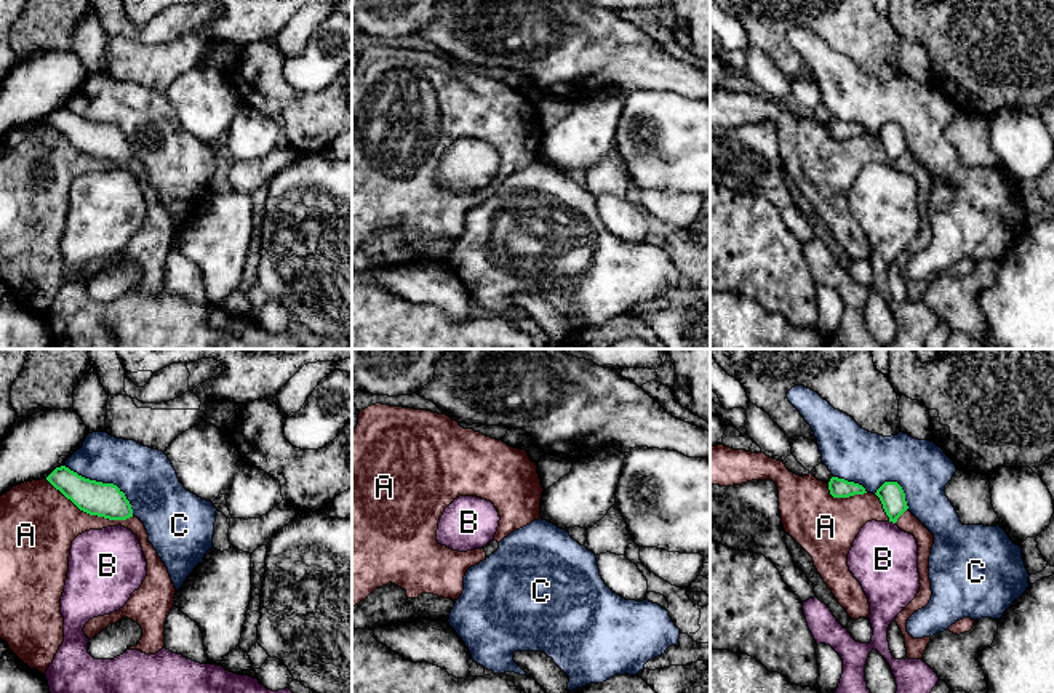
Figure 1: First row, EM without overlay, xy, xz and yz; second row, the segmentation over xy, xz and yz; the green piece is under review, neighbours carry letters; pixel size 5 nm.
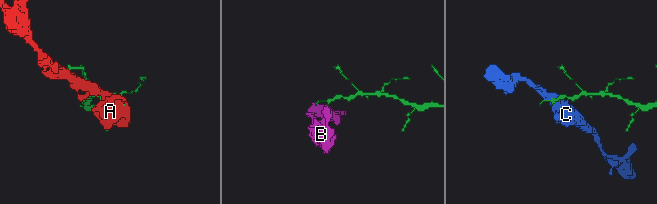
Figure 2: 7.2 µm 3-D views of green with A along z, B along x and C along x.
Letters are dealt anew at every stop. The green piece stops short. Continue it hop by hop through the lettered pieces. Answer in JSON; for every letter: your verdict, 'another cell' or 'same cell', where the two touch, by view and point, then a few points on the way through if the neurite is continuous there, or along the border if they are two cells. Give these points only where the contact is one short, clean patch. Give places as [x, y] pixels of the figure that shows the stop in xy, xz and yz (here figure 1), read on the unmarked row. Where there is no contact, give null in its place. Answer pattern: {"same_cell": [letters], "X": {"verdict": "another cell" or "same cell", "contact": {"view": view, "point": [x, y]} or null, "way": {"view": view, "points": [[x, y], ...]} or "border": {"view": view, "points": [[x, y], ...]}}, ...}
{"same_cell": [], "A": {"verdict": "another cell", "contact": {"view": "xy", "point": [90, 156]}}, "B": {"verdict": "another cell", "contact": {"view": "yz", "point": [893, 164]}, "border": {"view": "yz", "points": [[890, 162], [894, 165]]}}, "C": {"verdict": "another cell", "contact": {"view": "xy", "point": [104, 125]}}}

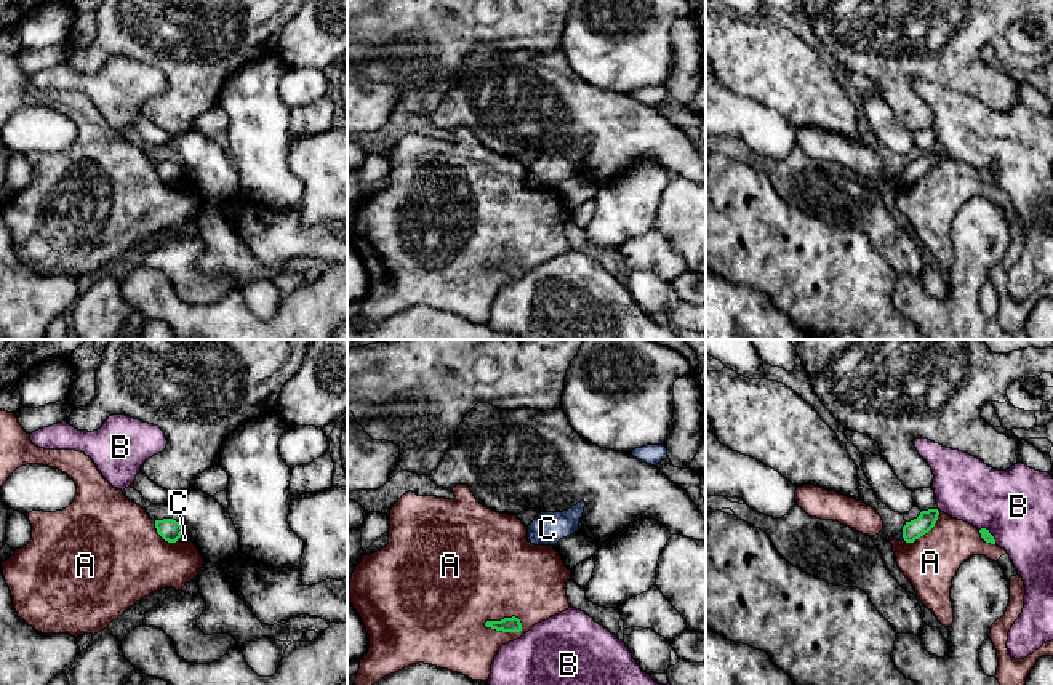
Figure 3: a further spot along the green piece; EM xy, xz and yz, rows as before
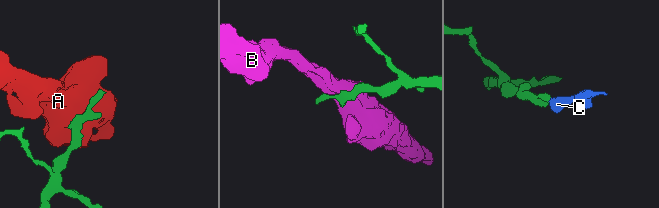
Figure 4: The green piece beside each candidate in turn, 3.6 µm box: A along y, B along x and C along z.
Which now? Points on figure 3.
{"same_cell": ["C"], "A": {"verdict": "another cell", "contact": {"view": "xz", "point": [503, 272]}}, "B": {"verdict": "another cell", "contact": {"view": "yz", "point": [991, 176]}}, "C": {"verdict": "same cell", "contact": {"view": "xy", "point": [183, 173]}, "way": {"view": "xy", "points": [[170, 172], [183, 173], [184, 180]]}}}

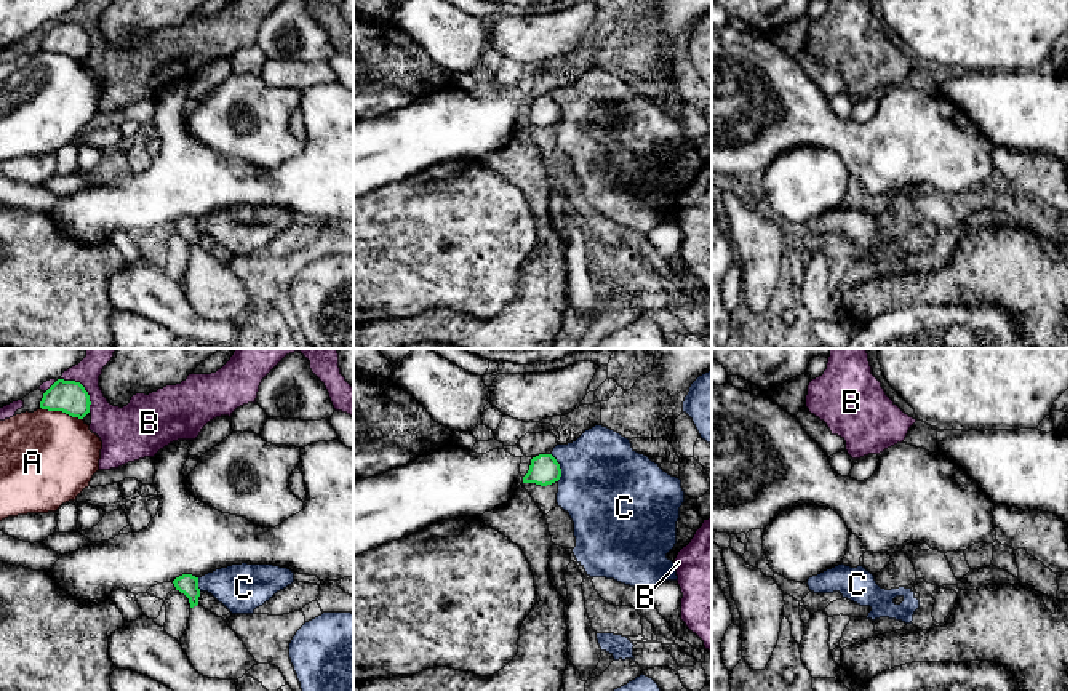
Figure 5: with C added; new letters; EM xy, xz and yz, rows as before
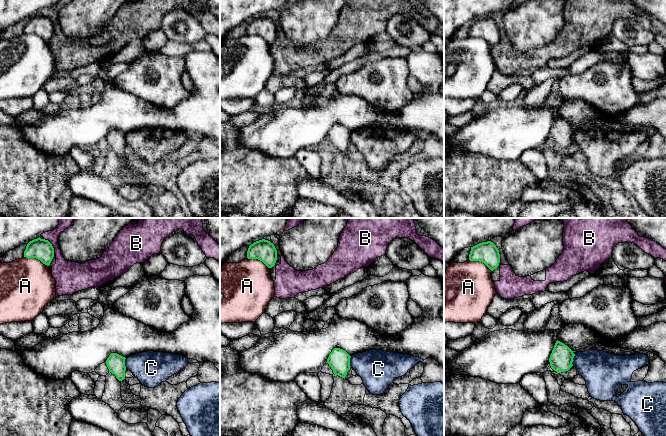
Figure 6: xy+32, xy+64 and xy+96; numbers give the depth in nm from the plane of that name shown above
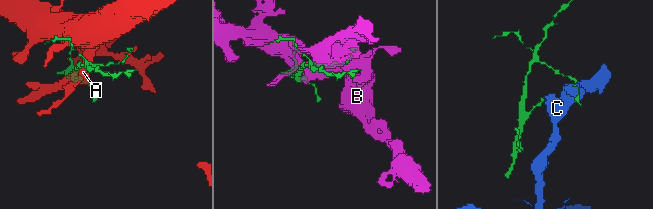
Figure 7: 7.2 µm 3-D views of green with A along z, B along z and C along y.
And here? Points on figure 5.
{"same_cell": [], "A": {"verdict": "another cell", "contact": {"view": "xy", "point": [61, 51]}}, "B": {"verdict": "another cell", "contact": {"view": "xy", "point": [83, 31]}}, "C": {"verdict": "another cell", "contact": {"view": "xz", "point": [558, 109]}, "border": {"view": "xz", "points": [[550, 95], [560, 111], [558, 122]]}}}

